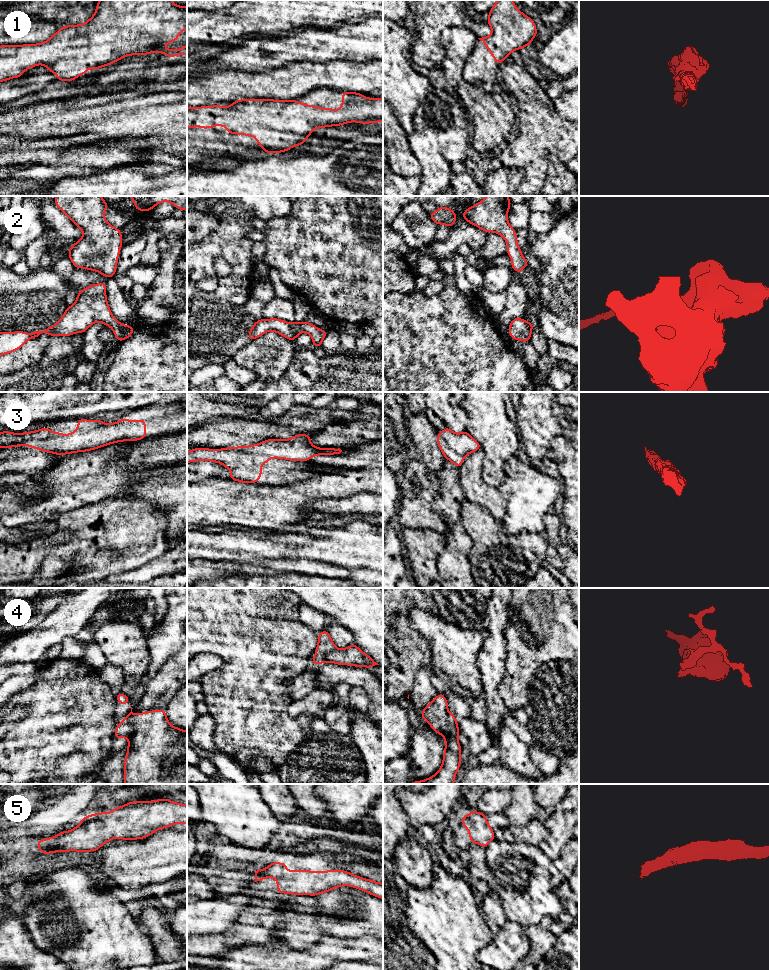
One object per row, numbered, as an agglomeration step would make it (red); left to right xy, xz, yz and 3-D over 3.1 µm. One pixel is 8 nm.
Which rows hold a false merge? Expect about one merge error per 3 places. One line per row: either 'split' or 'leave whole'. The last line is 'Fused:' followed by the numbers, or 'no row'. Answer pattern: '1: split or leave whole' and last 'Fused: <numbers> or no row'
1: leave whole
2: leave whole
3: leave whole
4: split
5: leave whole
Fused: 4

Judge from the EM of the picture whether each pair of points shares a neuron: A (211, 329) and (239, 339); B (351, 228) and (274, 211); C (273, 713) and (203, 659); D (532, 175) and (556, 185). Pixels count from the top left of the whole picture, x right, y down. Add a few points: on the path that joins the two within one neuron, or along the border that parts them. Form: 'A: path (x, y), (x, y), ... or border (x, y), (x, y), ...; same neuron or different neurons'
A: path (218, 329), (223, 329), (232, 335); same neuron
B: border (292, 206), (283, 217), (267, 221); different neurons
C: border (224, 663), (219, 668), (210, 672); different neurons
D: border (547, 158), (546, 178), (542, 185); different neurons

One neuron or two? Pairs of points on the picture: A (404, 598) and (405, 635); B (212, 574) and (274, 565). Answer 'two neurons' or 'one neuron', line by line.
A: one neuron
B: one neuron

